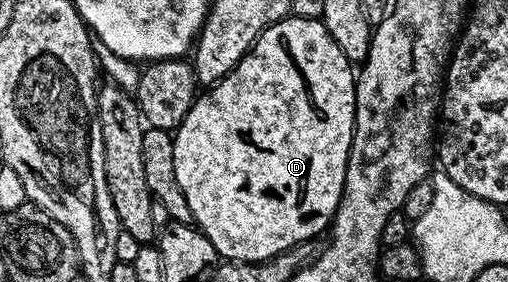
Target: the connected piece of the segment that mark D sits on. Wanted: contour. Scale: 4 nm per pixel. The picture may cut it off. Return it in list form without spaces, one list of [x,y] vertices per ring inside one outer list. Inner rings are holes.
[[[287,16],[263,30],[245,56],[220,81],[195,97],[190,111],[172,134],[174,167],[176,180],[184,192],[184,200],[188,200],[188,208],[194,217],[193,225],[210,241],[219,259],[232,262],[267,262],[269,258],[275,258],[280,252],[290,250],[293,246],[317,239],[317,234],[329,227],[338,201],[342,198],[350,145],[354,139],[355,81],[355,67],[346,59],[344,52],[340,52],[336,40],[332,40],[328,28],[321,20]]]

